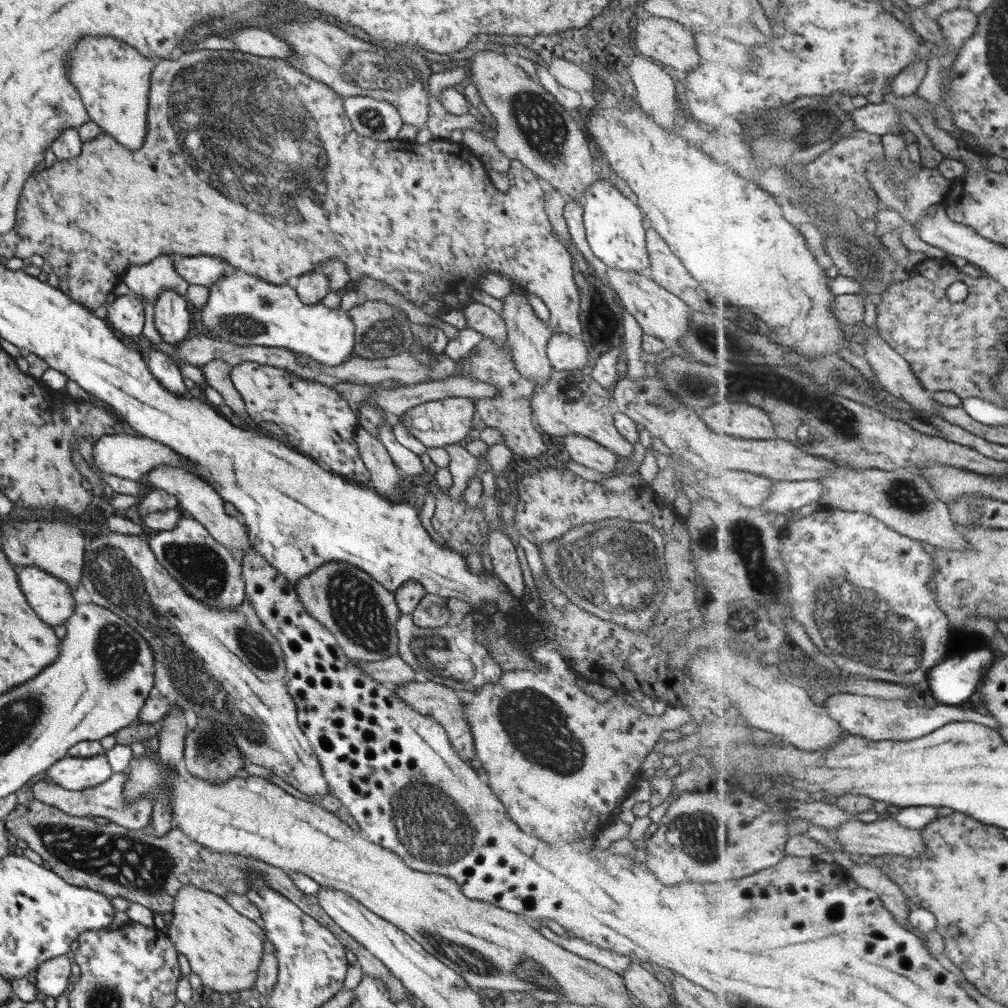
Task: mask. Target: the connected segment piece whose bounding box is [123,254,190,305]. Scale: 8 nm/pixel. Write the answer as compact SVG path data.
M162 254L148 264L132 266L125 272L123 281L131 288L133 296L142 297L152 305L163 290L173 290L184 296L190 285L175 272L170 254Z

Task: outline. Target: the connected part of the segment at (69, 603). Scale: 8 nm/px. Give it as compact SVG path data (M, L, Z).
M37 566L19 567L18 580L28 604L34 608L42 622L53 628L65 624L73 615L76 605L74 590L71 590L69 584Z

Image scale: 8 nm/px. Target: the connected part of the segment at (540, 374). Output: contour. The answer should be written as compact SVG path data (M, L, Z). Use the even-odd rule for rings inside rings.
M511 291L501 301L503 302L501 318L506 324L507 340L514 365L520 375L526 377L526 379L534 380L538 387L542 387L549 381L550 373L553 372L545 348L554 333L550 331L548 324L542 323L542 320L536 317L536 313L530 307L530 300L526 295Z

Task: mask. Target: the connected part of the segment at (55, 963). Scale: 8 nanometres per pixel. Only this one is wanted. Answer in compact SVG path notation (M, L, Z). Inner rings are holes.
M62 955L38 966L35 972L36 985L42 999L54 997L55 999L67 992L70 988L73 975L72 963L66 955Z

